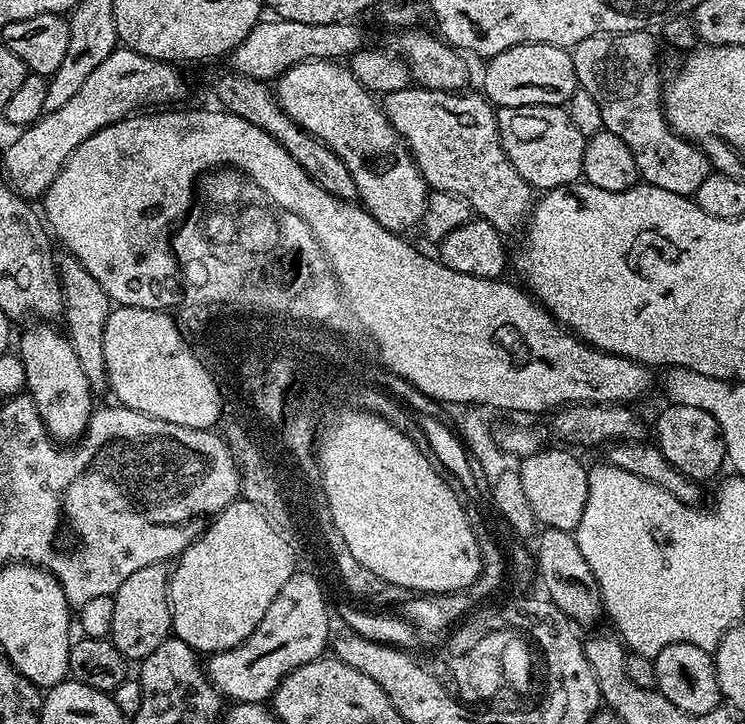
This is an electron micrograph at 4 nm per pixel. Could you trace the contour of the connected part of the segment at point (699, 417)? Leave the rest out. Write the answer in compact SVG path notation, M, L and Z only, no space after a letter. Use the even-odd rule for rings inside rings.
M669 403L656 416L656 438L654 444L665 456L670 466L676 467L682 474L697 482L705 482L711 476L720 472L720 467L725 467L725 444L722 430L713 415L696 406Z

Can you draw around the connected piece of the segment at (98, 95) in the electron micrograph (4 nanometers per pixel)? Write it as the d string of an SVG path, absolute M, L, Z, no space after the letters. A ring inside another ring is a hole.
M118 46L111 54L107 56L102 63L100 63L96 69L90 74L90 78L86 78L86 82L77 92L70 98L70 102L65 102L62 107L58 110L54 110L53 112L45 112L43 116L40 117L39 120L36 120L30 125L27 125L23 129L24 132L20 137L17 138L16 141L13 142L12 145L9 146L8 149L4 152L4 172L3 175L6 177L9 184L12 185L12 191L16 193L17 196L21 198L33 198L32 196L36 196L36 198L43 197L44 193L48 191L48 188L54 182L54 178L59 174L62 169L64 169L64 163L70 158L70 154L74 154L74 150L78 146L82 146L82 142L86 142L86 138L90 138L95 132L98 130L102 130L107 124L113 124L114 122L118 122L119 120L124 119L125 116L135 113L137 111L136 108L139 104L148 104L144 106L168 106L171 100L180 100L184 95L188 92L188 84L184 81L184 76L179 72L177 65L175 63L169 62L167 60L155 60L154 58L150 58L149 56L143 56L142 54L138 54L133 48L126 48L123 46Z

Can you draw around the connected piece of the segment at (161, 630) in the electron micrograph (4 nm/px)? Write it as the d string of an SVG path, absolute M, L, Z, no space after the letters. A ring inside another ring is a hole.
M164 564L142 566L142 570L134 570L122 586L112 596L114 602L114 626L111 641L115 648L129 662L139 662L146 654L158 650L164 640L169 639L172 632L172 607L168 601L168 581L170 572Z

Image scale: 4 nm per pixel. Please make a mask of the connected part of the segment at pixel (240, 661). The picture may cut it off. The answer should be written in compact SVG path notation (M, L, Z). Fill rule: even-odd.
M298 570L292 575L290 582L286 582L286 586L278 590L278 598L270 602L270 610L266 610L266 615L262 622L258 622L250 638L228 652L214 652L207 657L208 680L221 697L228 699L229 696L229 701L237 704L262 704L271 701L273 692L282 682L282 678L286 678L286 674L290 674L298 666L306 666L306 662L321 659L325 655L324 647L327 644L329 647L328 600L324 597L324 588L310 573Z

